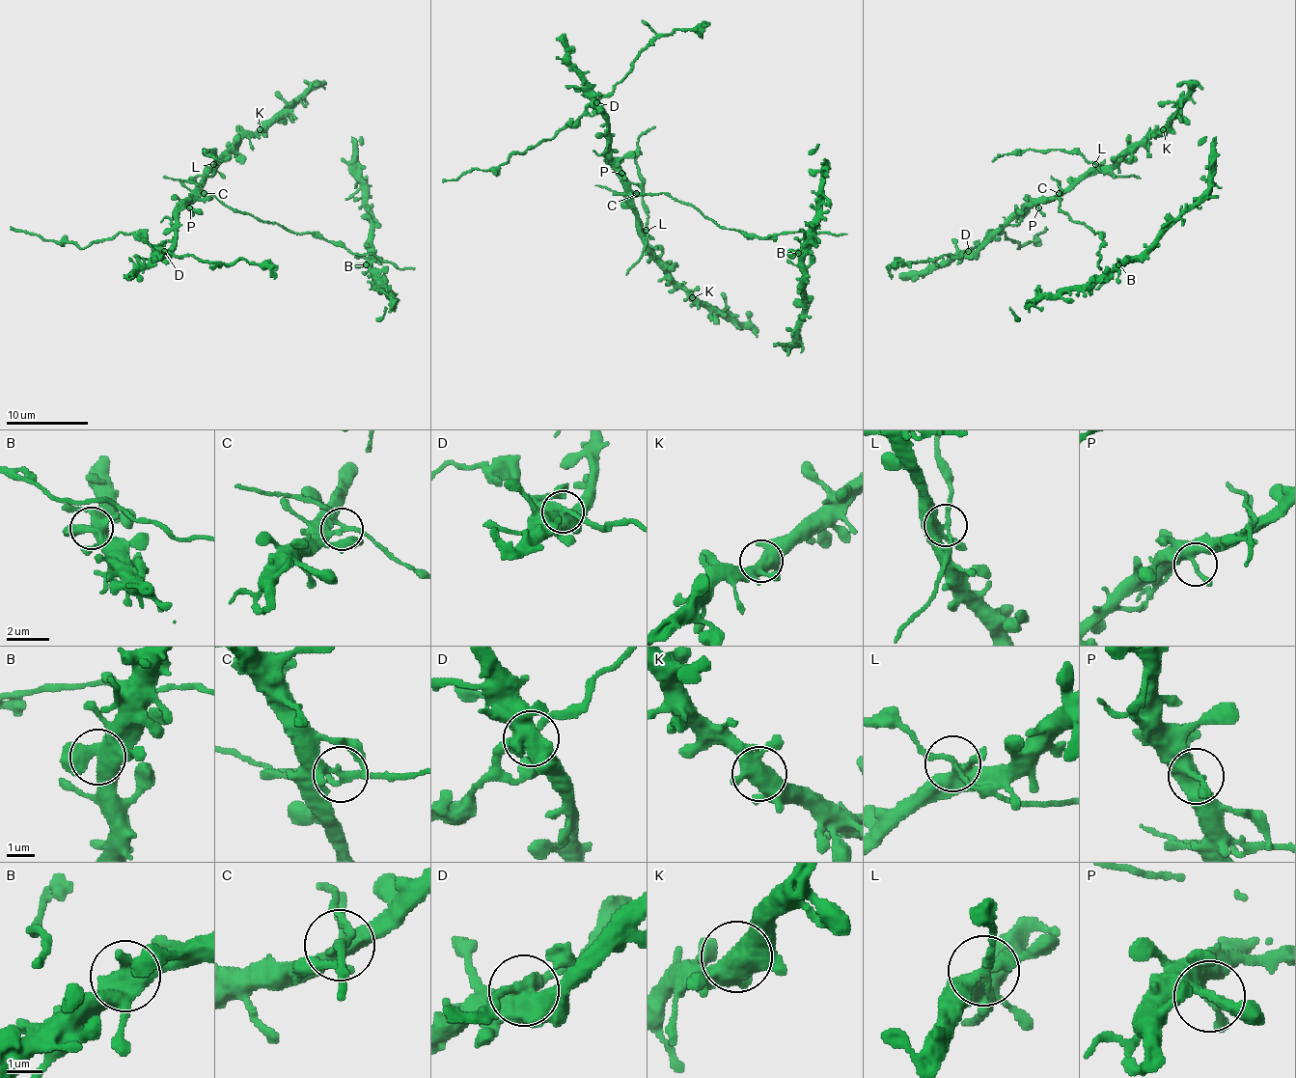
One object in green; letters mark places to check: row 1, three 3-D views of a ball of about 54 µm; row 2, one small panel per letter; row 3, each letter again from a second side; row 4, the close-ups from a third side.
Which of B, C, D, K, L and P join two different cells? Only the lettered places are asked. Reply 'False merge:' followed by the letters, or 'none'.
False merge: C, D, L

